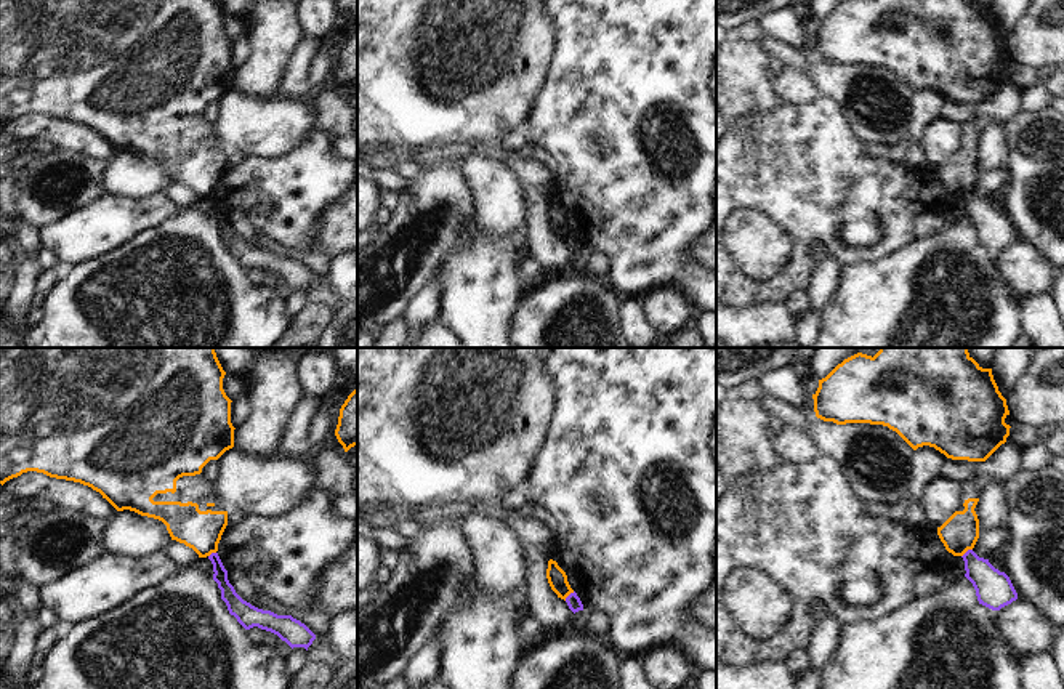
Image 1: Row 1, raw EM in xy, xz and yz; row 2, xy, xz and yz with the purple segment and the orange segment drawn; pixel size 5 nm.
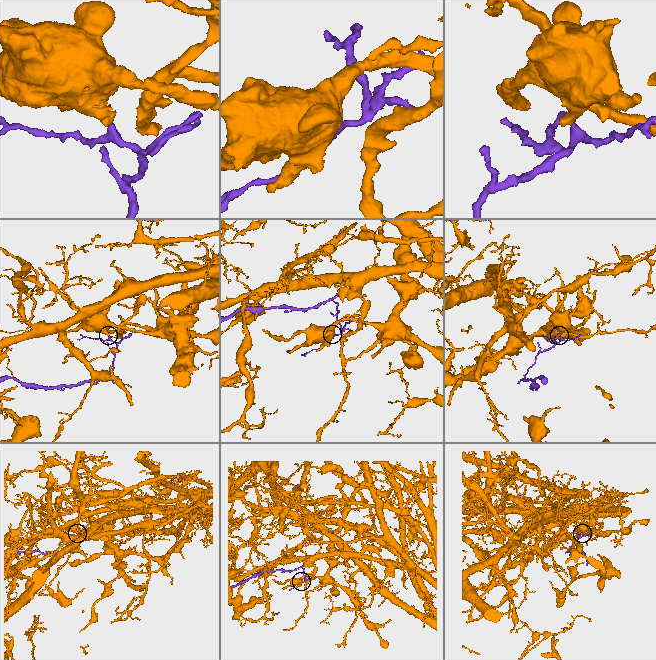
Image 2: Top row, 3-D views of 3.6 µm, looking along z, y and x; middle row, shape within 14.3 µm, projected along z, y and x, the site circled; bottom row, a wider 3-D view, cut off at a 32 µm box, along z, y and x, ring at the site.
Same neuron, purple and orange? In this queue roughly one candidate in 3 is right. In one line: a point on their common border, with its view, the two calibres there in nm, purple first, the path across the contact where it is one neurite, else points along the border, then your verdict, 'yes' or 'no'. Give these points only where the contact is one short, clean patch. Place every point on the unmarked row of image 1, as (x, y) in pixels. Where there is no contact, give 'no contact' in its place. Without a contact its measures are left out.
meets purple in xz at (569, 236); 70 nm thick on the purple side, 100 nm on the other; border along xz (574, 233), (564, 241); no

